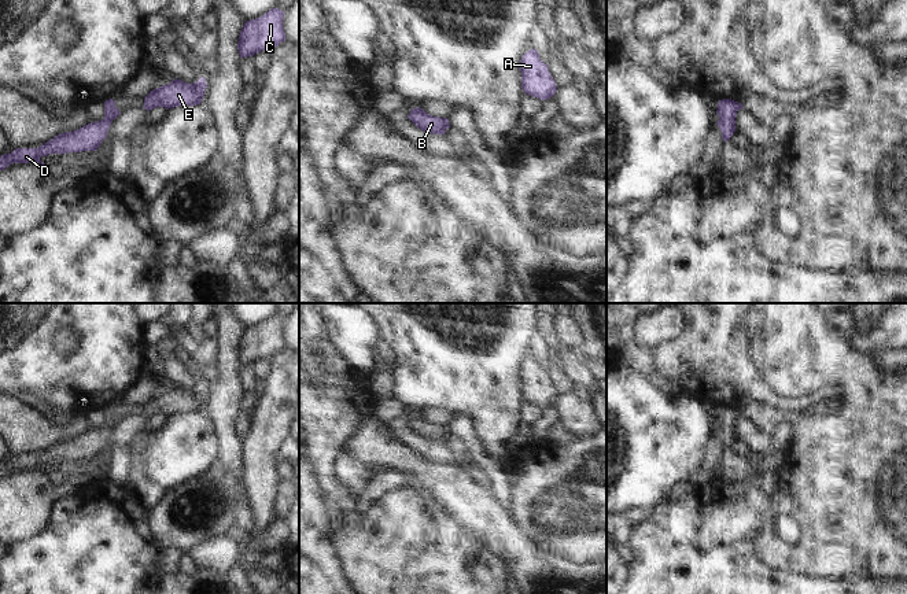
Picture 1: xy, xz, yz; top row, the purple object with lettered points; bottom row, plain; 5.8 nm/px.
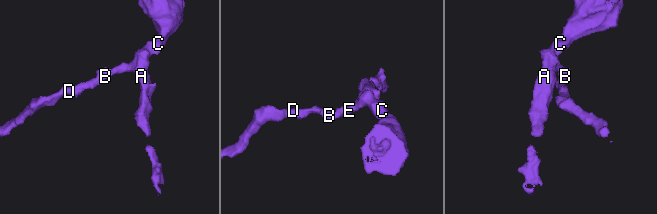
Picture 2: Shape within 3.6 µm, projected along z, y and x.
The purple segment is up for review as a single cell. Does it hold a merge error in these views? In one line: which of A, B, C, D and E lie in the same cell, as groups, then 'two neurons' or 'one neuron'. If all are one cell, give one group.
A B C D E | one neuron

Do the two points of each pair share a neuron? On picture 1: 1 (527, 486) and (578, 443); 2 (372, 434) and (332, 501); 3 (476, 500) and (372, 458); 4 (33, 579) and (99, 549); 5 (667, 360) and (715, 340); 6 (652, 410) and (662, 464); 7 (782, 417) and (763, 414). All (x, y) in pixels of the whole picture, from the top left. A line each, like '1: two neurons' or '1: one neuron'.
1: one neuron
2: two neurons
3: one neuron
4: one neuron
5: one neuron
6: one neuron
7: one neuron

